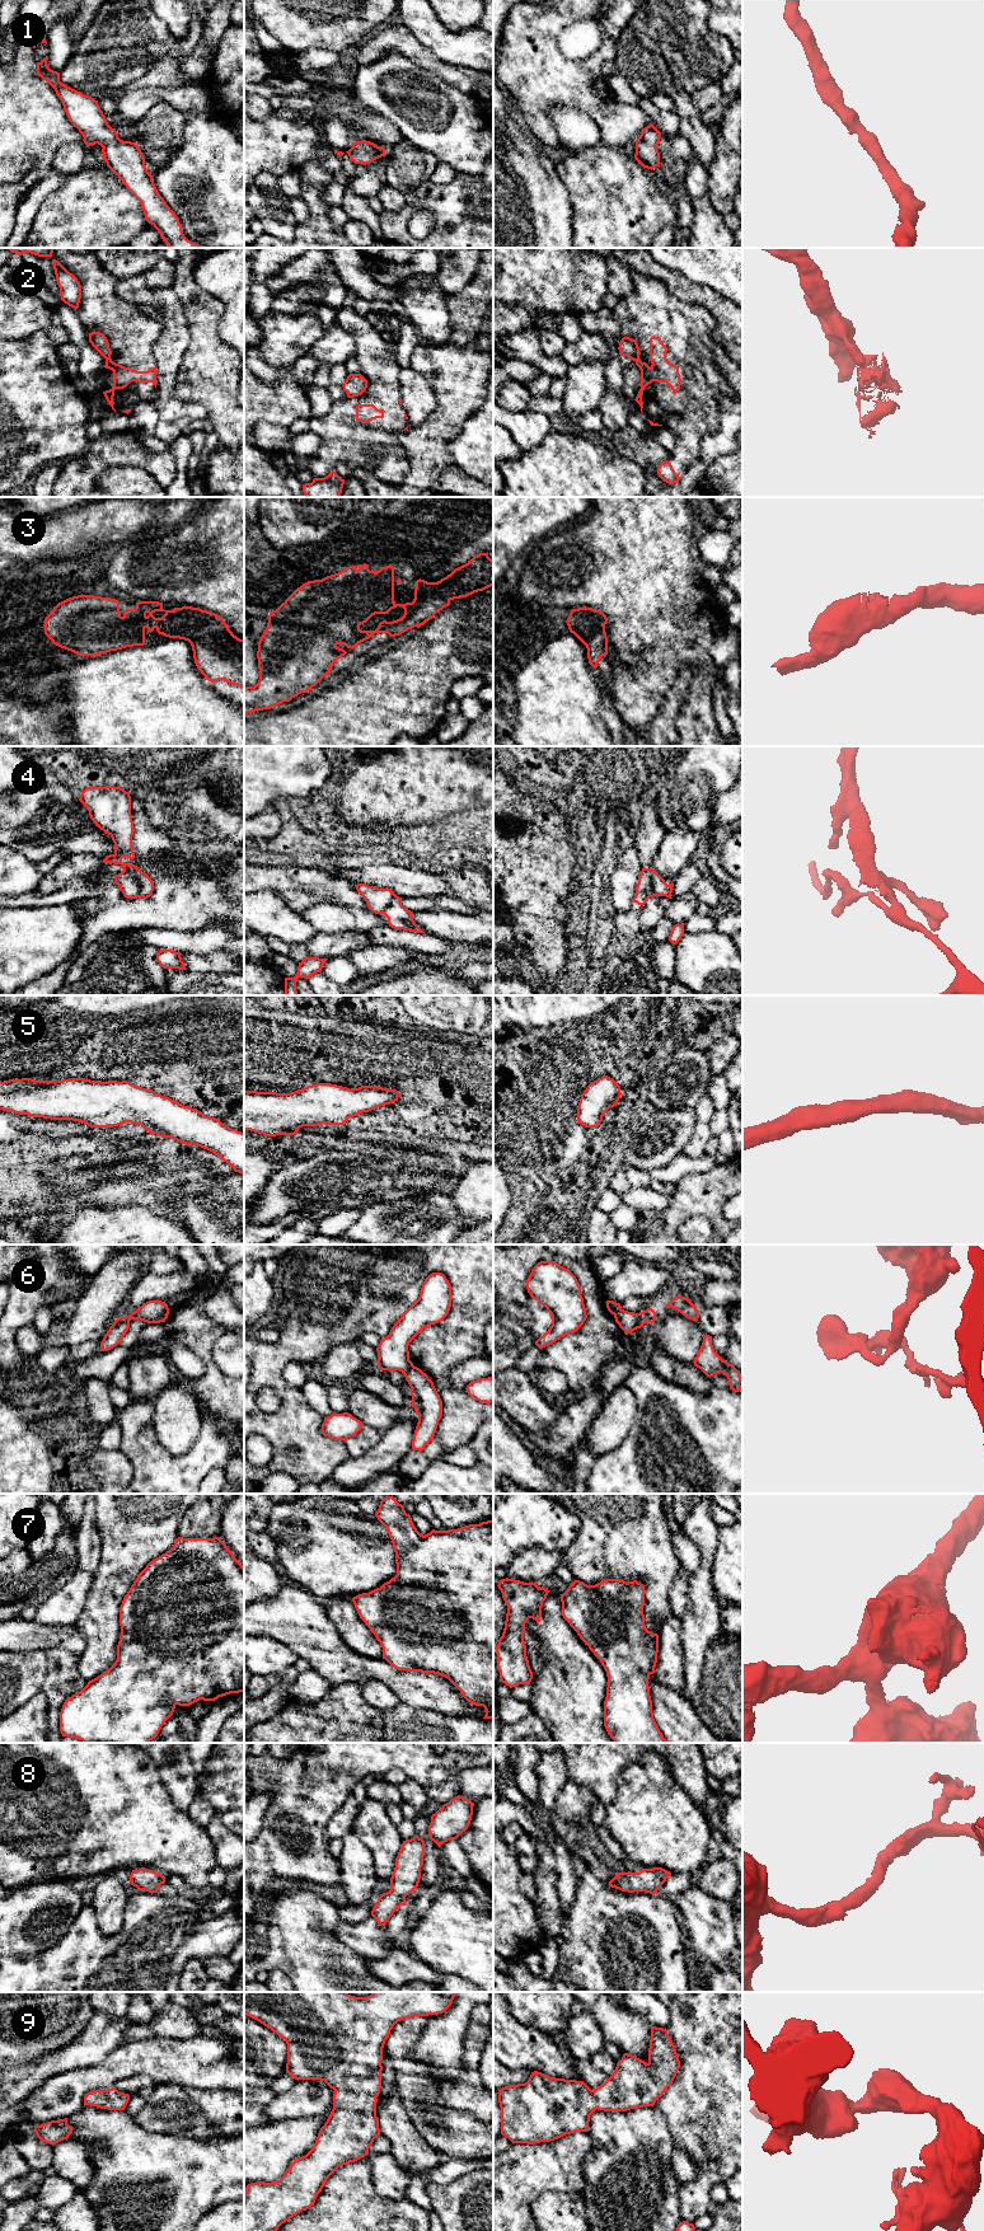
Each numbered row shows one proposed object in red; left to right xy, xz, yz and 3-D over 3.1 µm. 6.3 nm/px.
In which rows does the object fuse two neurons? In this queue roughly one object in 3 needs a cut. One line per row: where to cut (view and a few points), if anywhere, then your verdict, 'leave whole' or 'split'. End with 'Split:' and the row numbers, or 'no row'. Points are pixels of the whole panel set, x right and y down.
1: no cut | leave whole
2: xy (109, 356), (106, 360) | split
3: no cut | leave whole
4: xy (137, 870), (135, 876), (140, 896) | split
5: no cut | leave whole
6: xz (413, 1365), (402, 1372) | split
7: no cut | leave whole
8: no cut | leave whole
9: no cut | leave whole
Split: 2, 4, 6

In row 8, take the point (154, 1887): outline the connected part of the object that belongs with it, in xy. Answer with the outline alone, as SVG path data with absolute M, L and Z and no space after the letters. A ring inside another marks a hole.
M141 1867L139 1870L132 1870L130 1881L131 1885L137 1888L137 1890L158 1893L160 1885L165 1883L165 1876L156 1871Z

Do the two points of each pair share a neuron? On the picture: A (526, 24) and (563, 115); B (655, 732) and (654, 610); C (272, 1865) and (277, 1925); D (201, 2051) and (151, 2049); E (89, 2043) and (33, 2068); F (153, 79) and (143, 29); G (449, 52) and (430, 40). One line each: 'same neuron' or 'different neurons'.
A: different neurons
B: different neurons
C: different neurons
D: same neuron
E: same neuron
F: different neurons
G: same neuron

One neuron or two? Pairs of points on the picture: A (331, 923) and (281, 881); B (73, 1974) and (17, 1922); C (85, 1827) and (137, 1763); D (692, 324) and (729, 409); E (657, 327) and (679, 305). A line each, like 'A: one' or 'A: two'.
A: two
B: two
C: one
D: two
E: one

